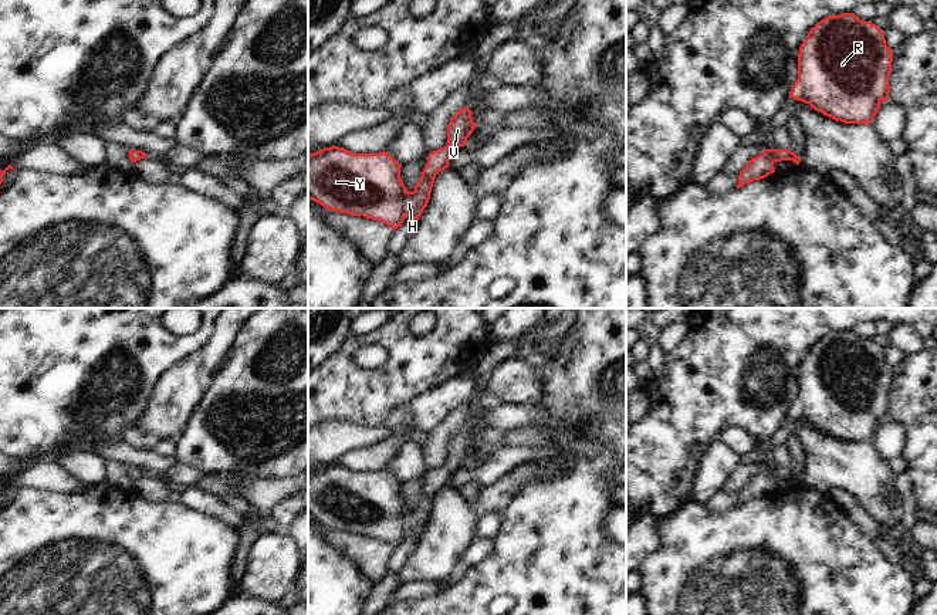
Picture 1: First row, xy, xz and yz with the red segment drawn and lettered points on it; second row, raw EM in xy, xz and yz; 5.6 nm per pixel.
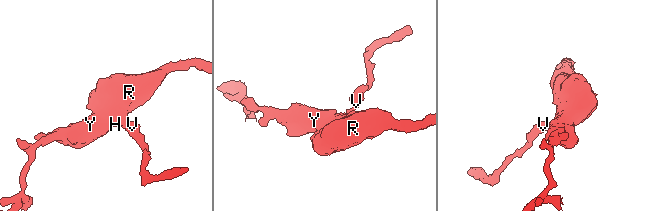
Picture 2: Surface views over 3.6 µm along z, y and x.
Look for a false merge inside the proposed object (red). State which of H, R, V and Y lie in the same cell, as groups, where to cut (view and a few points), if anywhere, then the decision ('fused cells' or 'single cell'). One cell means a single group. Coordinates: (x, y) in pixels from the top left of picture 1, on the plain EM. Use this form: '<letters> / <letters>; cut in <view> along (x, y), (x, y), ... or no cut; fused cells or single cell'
H R V Y; no cut; single cell

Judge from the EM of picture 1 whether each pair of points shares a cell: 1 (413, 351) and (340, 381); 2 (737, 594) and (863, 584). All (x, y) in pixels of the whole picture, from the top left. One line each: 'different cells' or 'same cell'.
1: same cell
2: same cell

